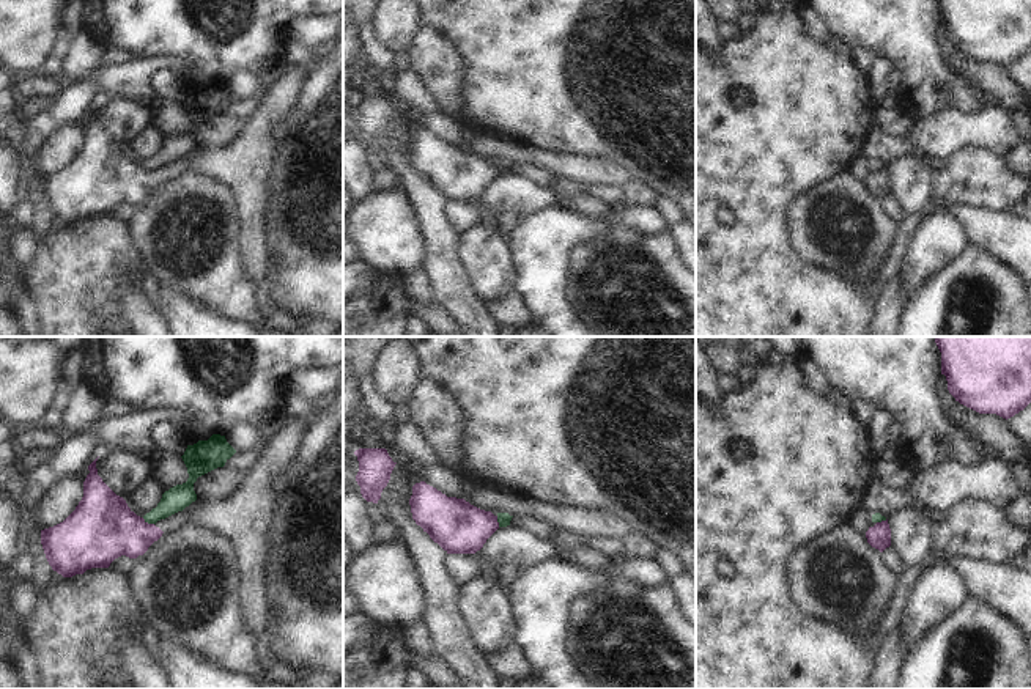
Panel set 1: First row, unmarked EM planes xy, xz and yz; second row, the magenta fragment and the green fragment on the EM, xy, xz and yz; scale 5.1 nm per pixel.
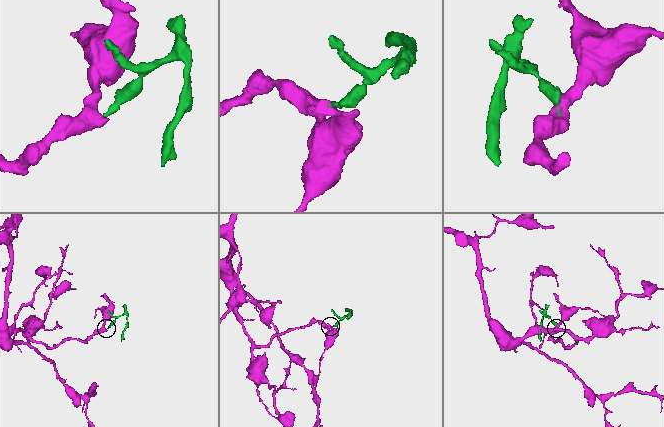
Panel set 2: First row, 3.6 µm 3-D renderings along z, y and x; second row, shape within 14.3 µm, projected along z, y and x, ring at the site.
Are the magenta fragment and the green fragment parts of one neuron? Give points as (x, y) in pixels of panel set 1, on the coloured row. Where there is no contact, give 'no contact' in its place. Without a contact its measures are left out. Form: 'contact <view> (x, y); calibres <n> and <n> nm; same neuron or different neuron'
contact xy (147, 523); calibres 340 and 120 nm; different neuron

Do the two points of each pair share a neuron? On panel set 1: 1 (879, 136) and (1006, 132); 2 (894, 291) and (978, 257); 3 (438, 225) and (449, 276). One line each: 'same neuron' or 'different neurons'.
1: same neuron
2: different neurons
3: same neuron

